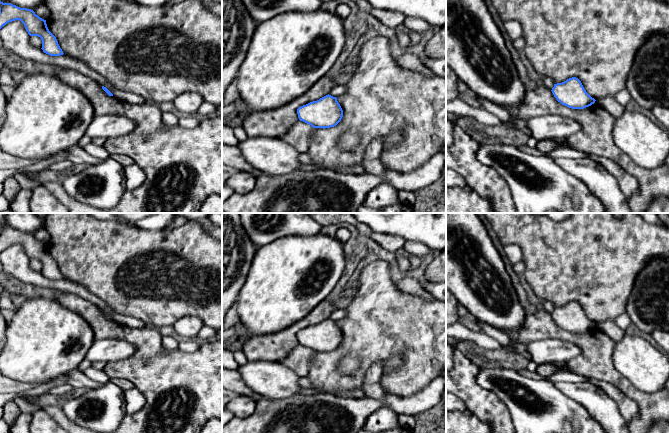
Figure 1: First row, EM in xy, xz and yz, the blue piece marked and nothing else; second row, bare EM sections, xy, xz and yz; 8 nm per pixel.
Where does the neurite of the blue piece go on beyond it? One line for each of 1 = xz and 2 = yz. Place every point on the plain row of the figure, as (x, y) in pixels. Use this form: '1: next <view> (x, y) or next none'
1: next none
2: next none

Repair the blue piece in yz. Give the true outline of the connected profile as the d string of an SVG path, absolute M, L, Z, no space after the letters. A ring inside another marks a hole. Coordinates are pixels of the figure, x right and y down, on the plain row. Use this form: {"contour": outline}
{"contour": "M576 301L554 308L551 315L558 326L572 333L584 333L596 325L586 316L581 305Z"}

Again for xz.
{"contour": "M326 319L297 333L298 342L313 352L336 350L343 341L343 334L336 321Z"}

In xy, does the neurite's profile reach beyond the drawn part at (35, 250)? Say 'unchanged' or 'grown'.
unchanged

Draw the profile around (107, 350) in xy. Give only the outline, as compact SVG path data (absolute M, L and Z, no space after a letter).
M111 338L95 340L86 353L90 362L115 362L127 359L134 353L134 347L127 341Z

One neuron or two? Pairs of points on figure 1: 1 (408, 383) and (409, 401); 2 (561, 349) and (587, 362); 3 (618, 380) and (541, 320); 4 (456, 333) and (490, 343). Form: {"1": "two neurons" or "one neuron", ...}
{"1": "two neurons", "2": "two neurons", "3": "one neuron", "4": "one neuron"}

